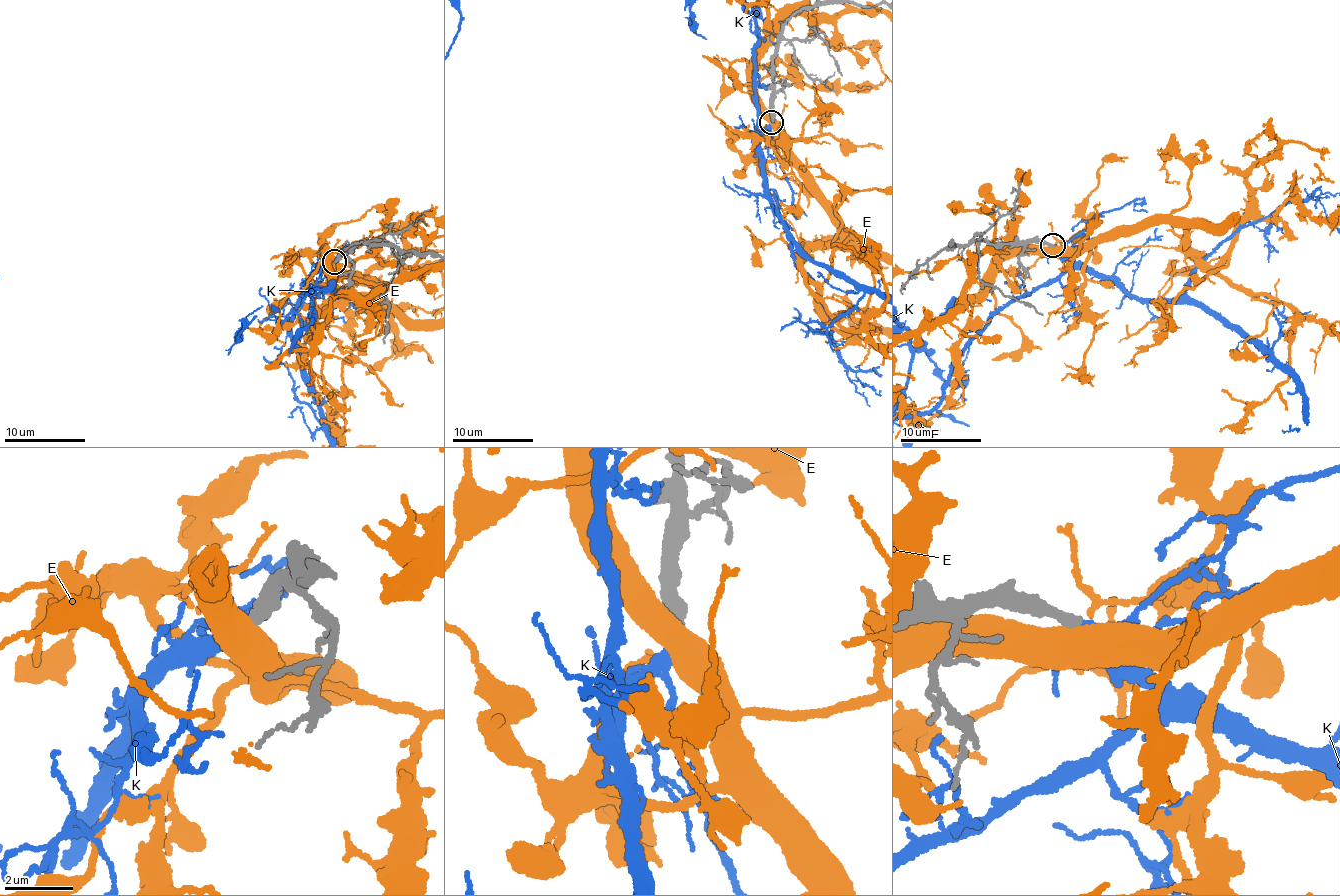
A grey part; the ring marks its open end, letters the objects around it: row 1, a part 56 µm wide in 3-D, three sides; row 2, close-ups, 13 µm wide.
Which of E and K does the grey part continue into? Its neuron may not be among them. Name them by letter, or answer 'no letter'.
K

